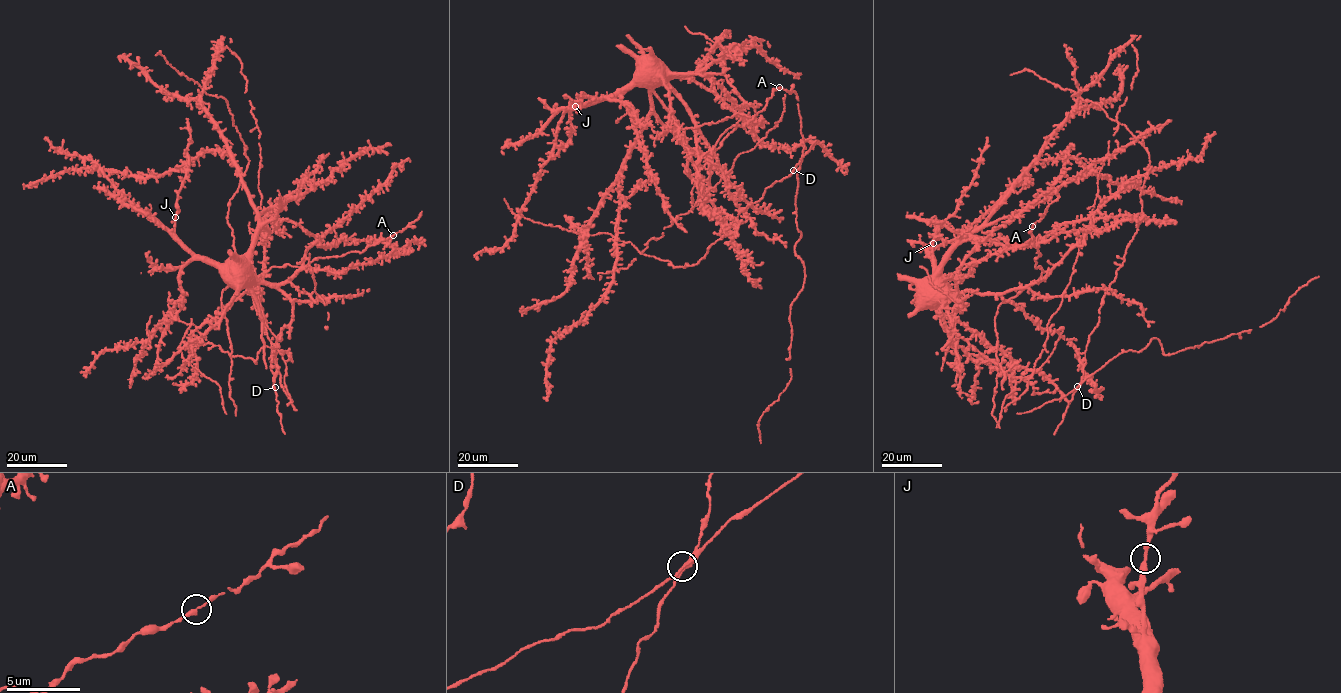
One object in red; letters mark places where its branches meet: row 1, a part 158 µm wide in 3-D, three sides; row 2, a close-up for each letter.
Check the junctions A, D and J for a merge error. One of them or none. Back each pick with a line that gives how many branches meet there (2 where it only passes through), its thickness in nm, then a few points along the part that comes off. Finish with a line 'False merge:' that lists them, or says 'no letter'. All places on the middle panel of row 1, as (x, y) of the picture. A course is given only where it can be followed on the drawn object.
False merge: no letter

